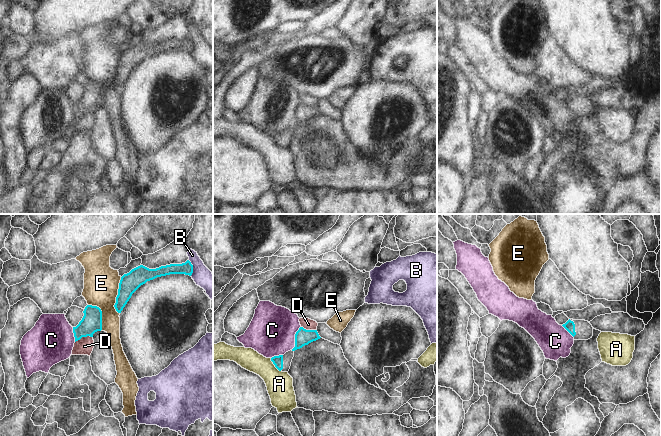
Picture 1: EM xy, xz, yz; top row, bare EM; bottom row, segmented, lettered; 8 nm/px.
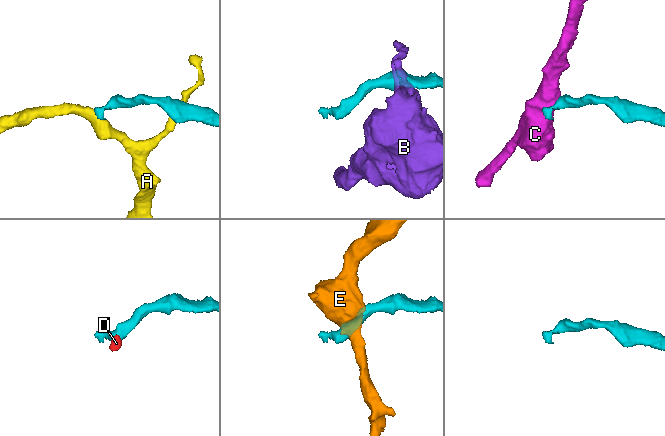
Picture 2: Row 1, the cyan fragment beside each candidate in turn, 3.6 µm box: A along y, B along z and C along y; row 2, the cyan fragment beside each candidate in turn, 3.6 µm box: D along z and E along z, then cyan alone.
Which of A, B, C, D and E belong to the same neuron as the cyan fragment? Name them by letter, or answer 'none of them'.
none of them

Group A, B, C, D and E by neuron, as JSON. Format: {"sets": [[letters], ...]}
{"sets": [["A"], ["B"], ["C"], ["D", "E"]]}

